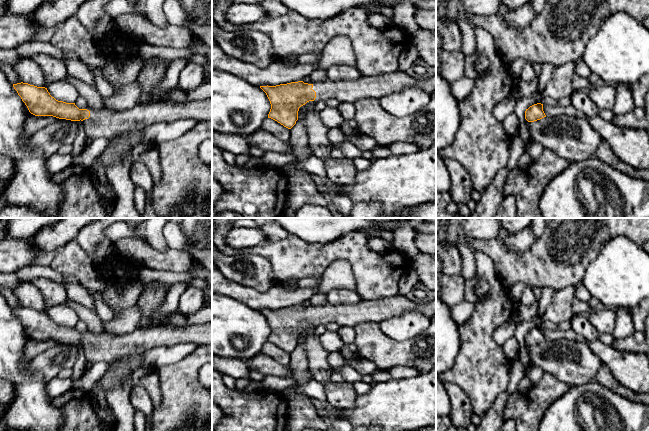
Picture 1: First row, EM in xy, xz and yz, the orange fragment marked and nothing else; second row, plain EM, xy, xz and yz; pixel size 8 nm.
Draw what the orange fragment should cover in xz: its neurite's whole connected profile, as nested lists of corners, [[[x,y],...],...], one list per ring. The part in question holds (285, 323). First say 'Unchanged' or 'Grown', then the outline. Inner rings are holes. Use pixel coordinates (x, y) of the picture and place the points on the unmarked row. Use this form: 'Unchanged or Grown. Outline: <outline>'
Grown. Outline: [[[396,295],[385,299],[362,300],[358,304],[326,303],[318,306],[298,305],[276,310],[260,310],[271,328],[268,342],[288,353],[296,348],[299,332],[309,325],[316,327],[335,322],[339,326],[354,327],[361,323],[380,323],[407,311],[417,311],[431,318],[436,314],[436,299],[415,302],[407,296]]]

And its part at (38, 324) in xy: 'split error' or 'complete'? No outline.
split error

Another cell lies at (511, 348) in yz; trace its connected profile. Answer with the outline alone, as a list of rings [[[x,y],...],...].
[[[515,337],[510,338],[506,343],[501,347],[502,351],[505,353],[506,358],[509,362],[512,362],[518,355],[520,350],[520,345]]]

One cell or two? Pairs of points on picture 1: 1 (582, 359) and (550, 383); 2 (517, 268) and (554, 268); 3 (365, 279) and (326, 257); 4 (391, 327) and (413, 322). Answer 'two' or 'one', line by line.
1: two
2: one
3: one
4: one

